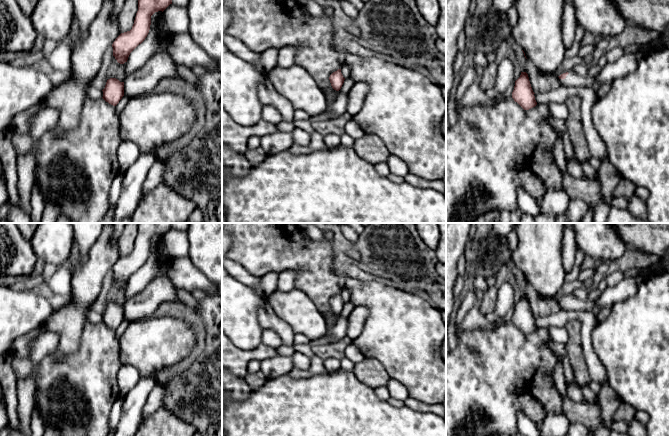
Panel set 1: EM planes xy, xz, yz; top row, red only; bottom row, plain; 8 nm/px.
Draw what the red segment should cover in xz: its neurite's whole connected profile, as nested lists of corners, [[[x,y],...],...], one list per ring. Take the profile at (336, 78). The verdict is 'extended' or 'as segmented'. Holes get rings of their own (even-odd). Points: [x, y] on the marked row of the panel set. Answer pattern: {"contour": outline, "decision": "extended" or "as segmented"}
{"contour": [[[341,69],[333,72],[329,77],[331,86],[334,90],[339,91],[344,83],[345,78],[341,73]]], "decision": "as segmented"}

